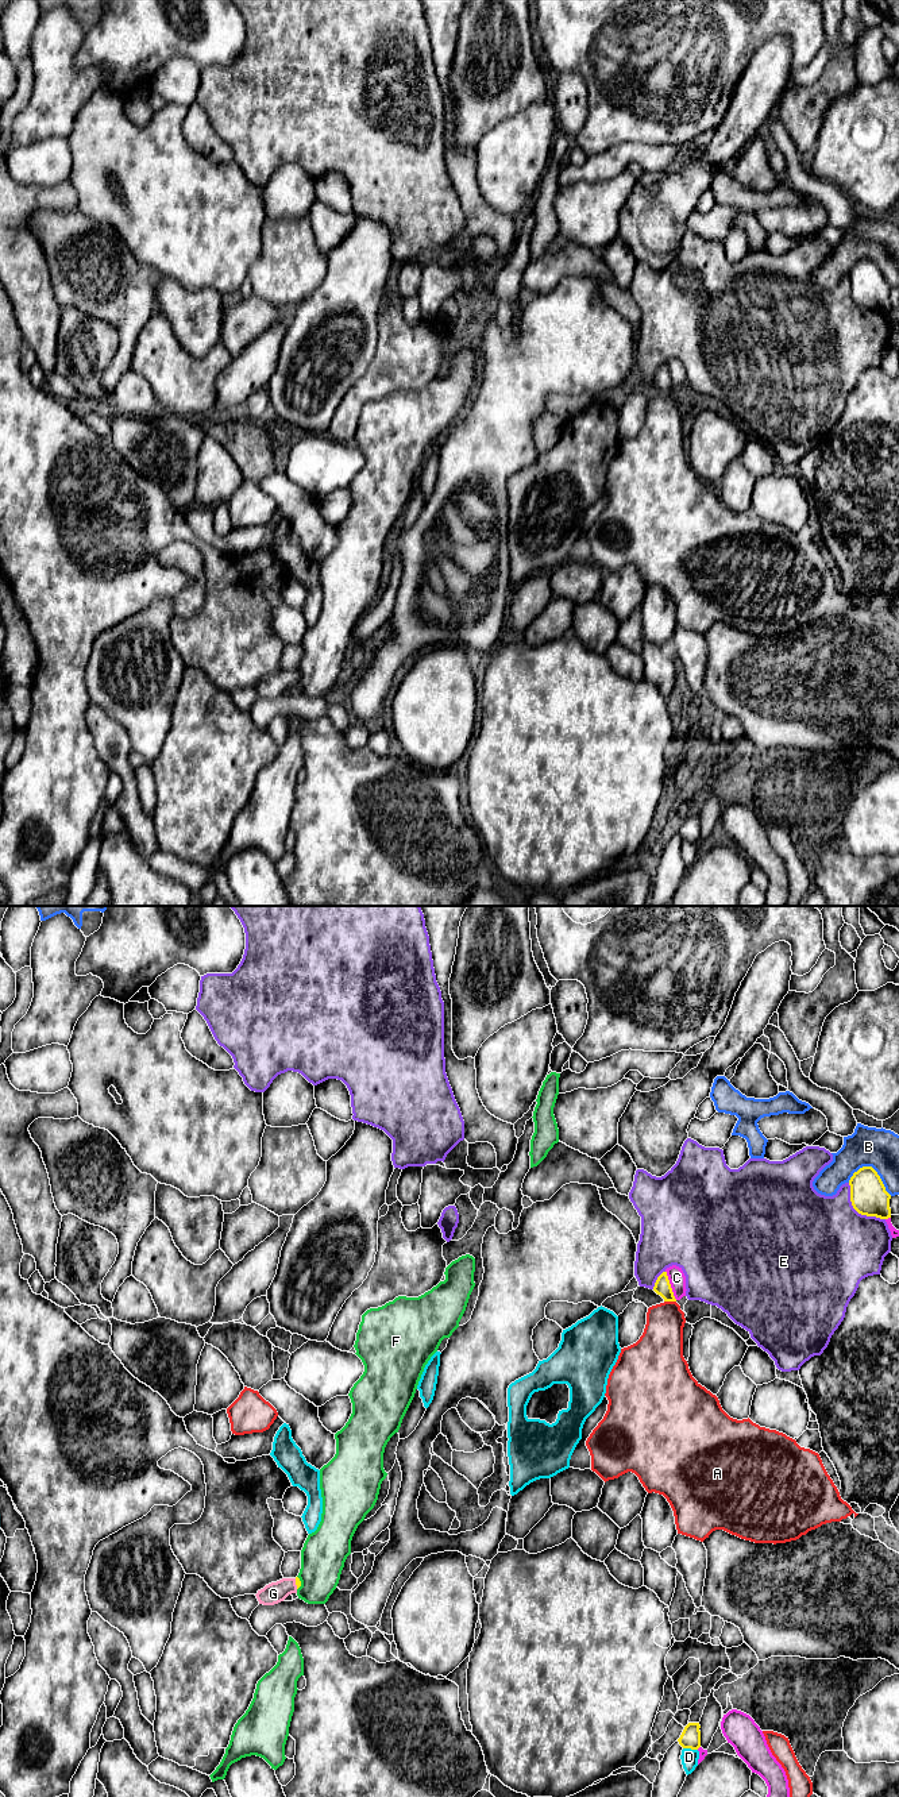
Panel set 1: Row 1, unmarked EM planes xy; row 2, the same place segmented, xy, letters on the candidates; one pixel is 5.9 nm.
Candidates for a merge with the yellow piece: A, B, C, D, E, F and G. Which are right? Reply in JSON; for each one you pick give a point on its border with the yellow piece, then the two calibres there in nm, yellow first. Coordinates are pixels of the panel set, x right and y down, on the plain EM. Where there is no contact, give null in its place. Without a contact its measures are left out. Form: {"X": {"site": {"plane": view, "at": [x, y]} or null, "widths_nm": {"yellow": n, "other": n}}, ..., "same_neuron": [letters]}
{"G": {"site": {"plane": "xy", "at": [296, 677]}, "widths_nm": {"yellow": 30, "other": 130}}, "same_neuron": ["G"]}

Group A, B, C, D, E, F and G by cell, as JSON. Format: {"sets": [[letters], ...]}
{"sets": [["A"], ["B"], ["C"], ["D"], ["E"], ["F"], ["G"]]}

